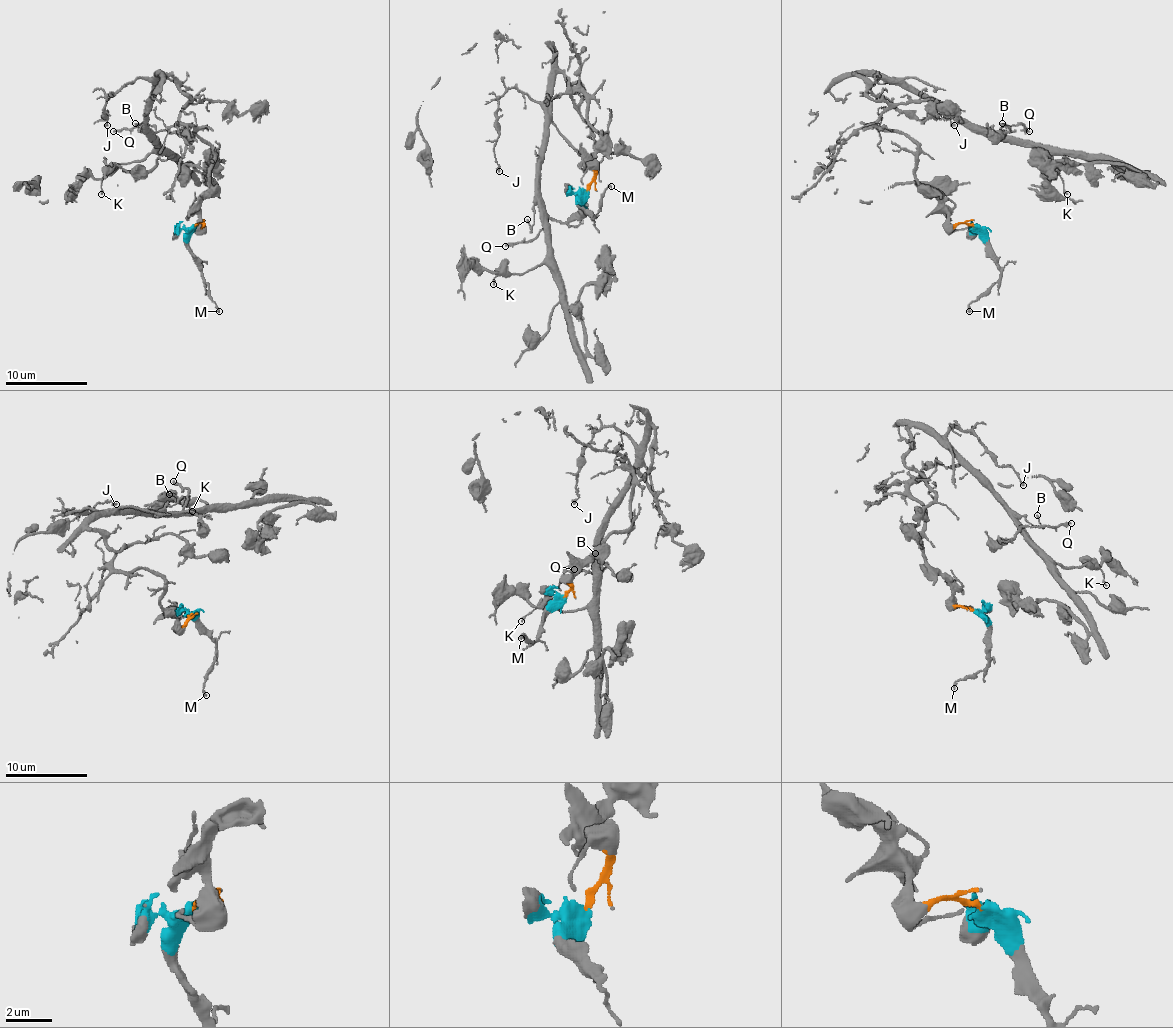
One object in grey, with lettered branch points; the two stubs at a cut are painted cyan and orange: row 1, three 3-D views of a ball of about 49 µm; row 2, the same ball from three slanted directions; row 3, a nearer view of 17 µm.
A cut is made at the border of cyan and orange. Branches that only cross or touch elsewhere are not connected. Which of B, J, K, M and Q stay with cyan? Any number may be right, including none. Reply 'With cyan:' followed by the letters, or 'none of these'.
With cyan: M

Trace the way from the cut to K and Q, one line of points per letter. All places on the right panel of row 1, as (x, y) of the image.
K: (972, 226), (917, 181), (903, 132), (874, 124), (889, 106), (858, 73), (1033, 142), (1068, 193)
Q: (972, 226), (917, 181), (917, 148), (874, 124), (889, 106), (856, 75), (1029, 132)

